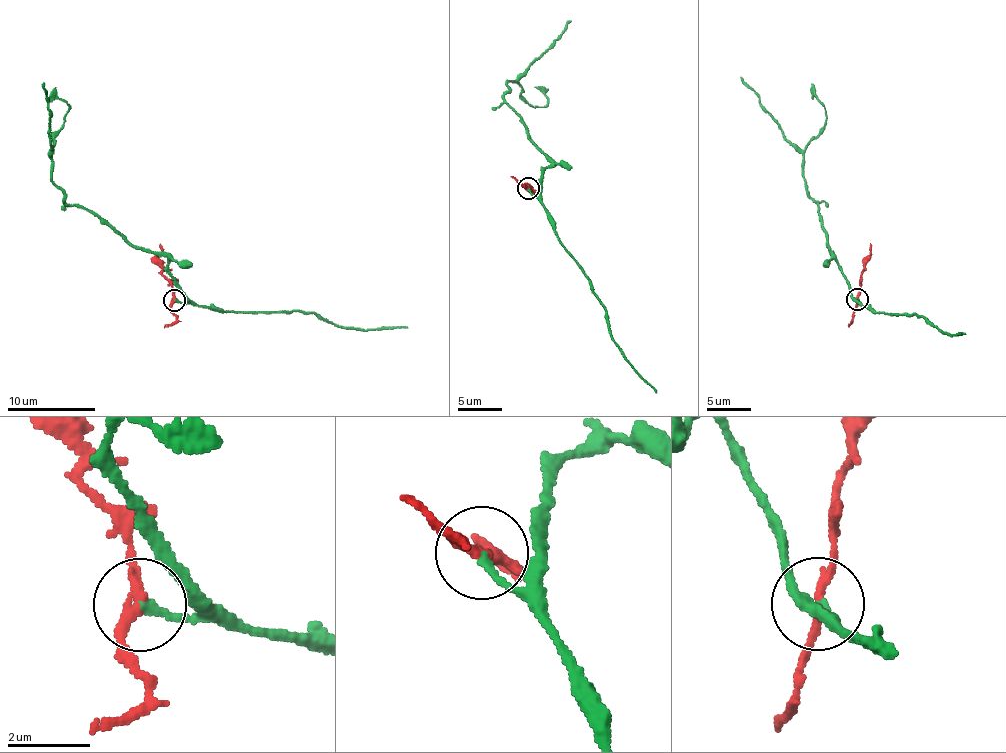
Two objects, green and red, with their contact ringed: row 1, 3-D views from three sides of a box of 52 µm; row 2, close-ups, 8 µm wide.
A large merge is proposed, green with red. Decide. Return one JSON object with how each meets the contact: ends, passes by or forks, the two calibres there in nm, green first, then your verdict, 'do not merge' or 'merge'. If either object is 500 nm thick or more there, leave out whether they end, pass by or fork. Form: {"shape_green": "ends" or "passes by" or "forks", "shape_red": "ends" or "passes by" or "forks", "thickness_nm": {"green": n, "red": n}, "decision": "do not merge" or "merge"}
{"shape_green": "ends", "shape_red": "passes by", "thickness_nm": {"green": 180, "red": 200}, "decision": "do not merge"}

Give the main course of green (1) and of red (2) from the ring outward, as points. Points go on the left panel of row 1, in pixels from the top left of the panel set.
1: (175, 300), (184, 300), (166, 257), (141, 250), (96, 215), (72, 207), (52, 180), (44, 83)
2: (175, 300), (172, 283), (162, 274), (159, 243)

